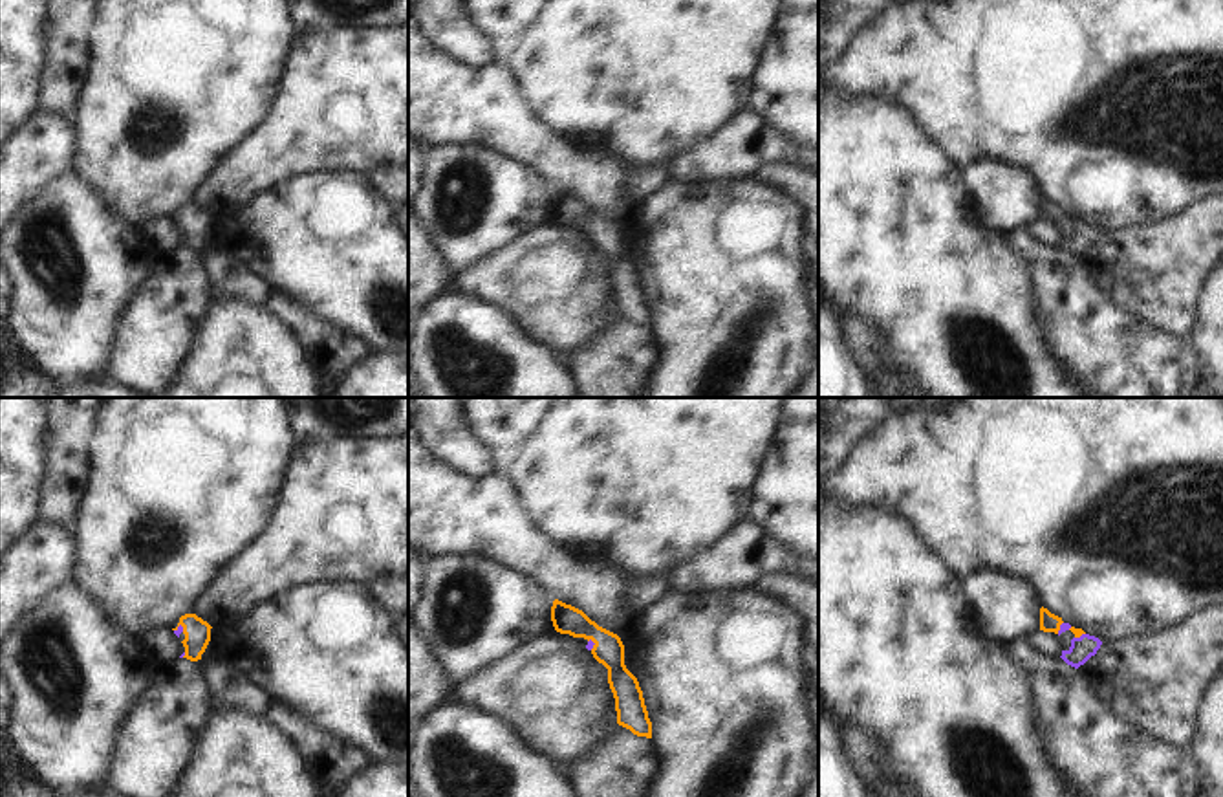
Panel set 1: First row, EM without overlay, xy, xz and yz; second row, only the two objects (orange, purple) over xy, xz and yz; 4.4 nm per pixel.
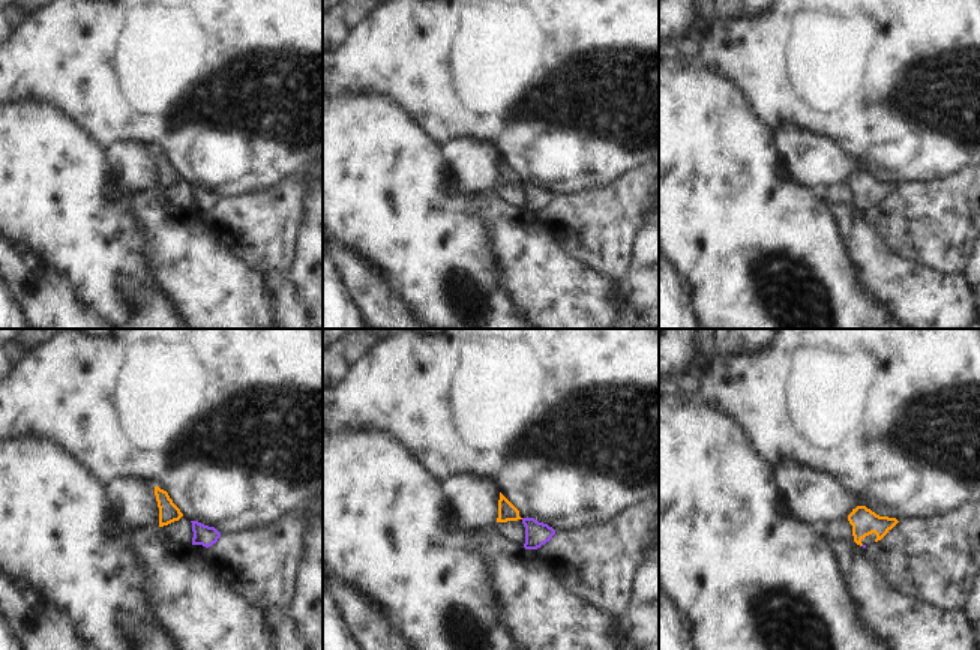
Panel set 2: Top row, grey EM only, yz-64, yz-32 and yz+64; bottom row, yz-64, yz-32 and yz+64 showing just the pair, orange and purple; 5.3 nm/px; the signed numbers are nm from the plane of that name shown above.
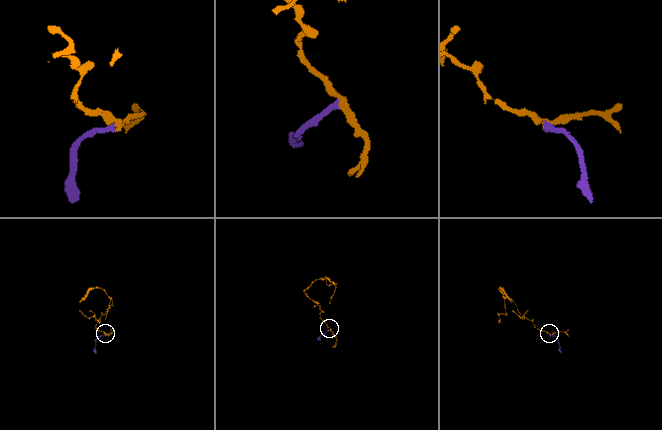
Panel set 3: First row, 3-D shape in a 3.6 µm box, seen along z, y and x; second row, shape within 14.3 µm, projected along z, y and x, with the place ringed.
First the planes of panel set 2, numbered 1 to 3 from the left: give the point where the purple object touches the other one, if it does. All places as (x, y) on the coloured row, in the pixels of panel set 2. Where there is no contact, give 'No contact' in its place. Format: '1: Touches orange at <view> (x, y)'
1: No contact
2: No contact
3: No contact

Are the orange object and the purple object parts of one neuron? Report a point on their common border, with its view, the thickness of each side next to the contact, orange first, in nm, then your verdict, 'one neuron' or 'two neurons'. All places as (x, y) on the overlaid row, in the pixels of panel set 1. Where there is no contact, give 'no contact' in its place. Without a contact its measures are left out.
meets orange in xy at (178, 625); 120 nm thick on the orange side, 30 nm on the other; one neuron

